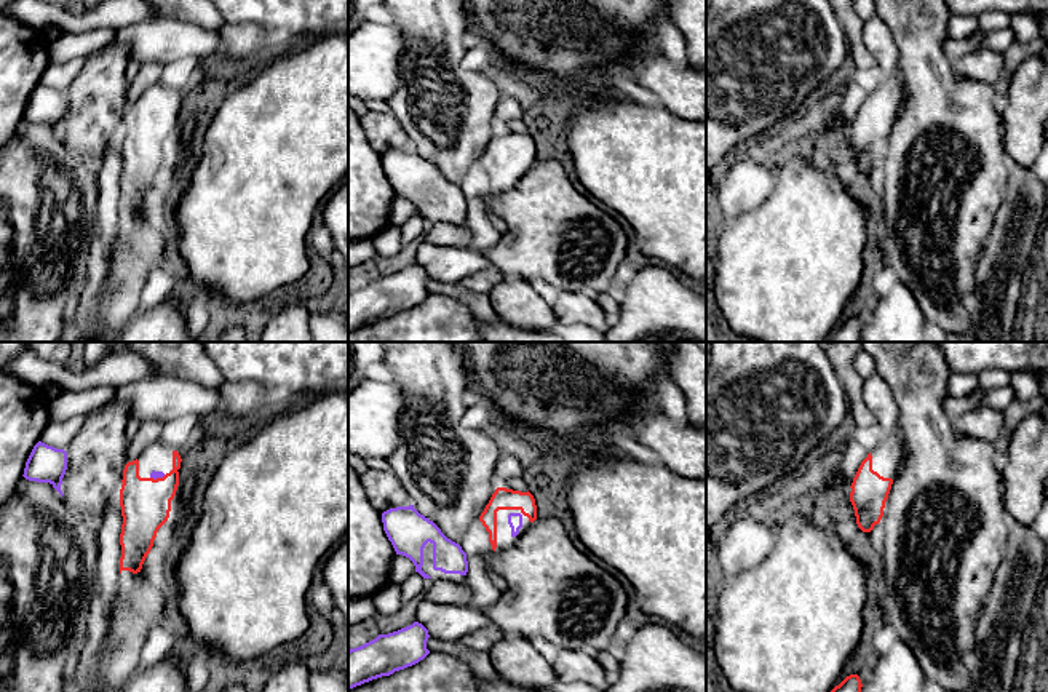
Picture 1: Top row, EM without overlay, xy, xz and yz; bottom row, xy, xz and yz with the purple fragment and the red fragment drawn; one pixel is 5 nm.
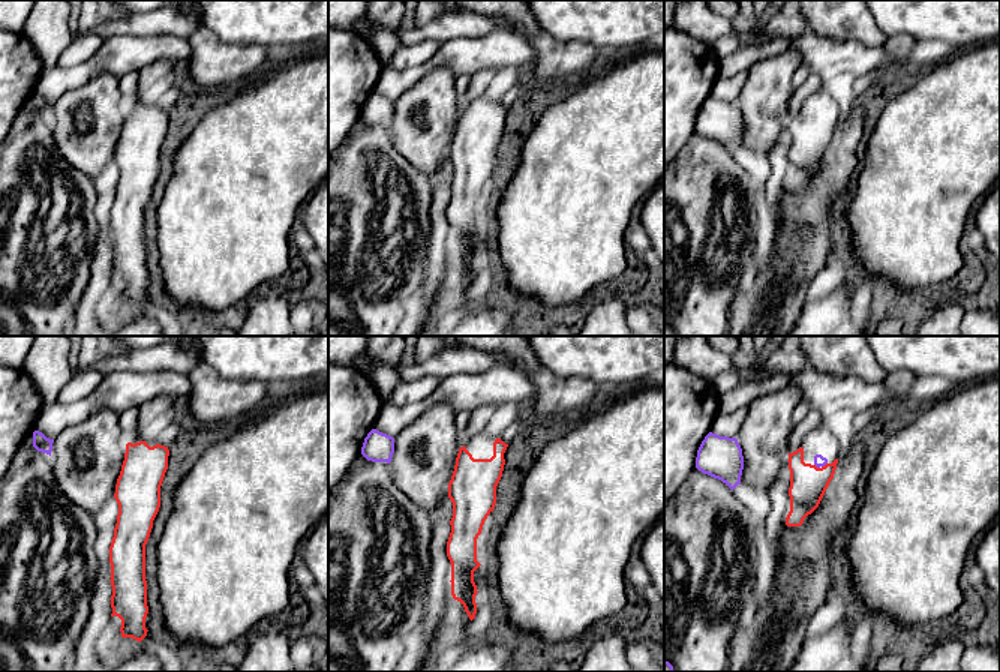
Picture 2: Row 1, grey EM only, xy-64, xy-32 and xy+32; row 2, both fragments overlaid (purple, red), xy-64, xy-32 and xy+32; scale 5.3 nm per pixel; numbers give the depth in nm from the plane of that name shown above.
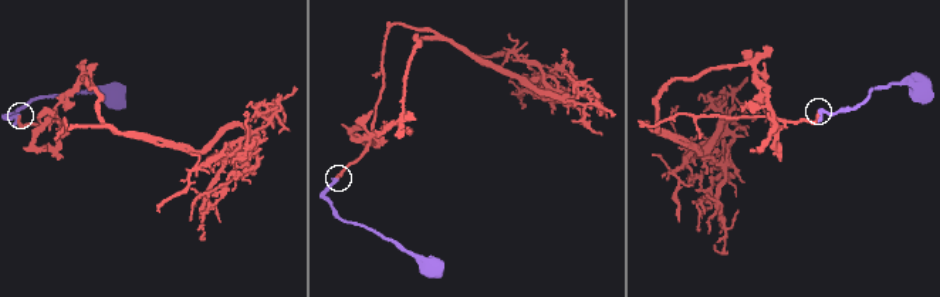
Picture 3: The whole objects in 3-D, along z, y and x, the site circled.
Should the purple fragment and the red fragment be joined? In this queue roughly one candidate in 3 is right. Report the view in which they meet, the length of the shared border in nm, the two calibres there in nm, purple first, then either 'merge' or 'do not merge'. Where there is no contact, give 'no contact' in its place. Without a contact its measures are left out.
meets purple in xy; contact 80 nm long; 40 nm thick on the purple side, 260 nm on the other; merge

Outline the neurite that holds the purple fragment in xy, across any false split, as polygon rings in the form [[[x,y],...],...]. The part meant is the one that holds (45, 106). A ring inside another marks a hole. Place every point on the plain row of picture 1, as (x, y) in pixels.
[[[38,83],[26,104],[22,118],[29,123],[50,125],[62,139],[61,126],[66,112],[67,94]]]

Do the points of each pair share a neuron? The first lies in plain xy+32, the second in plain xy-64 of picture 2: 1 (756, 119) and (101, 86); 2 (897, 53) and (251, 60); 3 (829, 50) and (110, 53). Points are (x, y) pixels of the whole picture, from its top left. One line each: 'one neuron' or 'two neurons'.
1: one neuron
2: one neuron
3: one neuron

